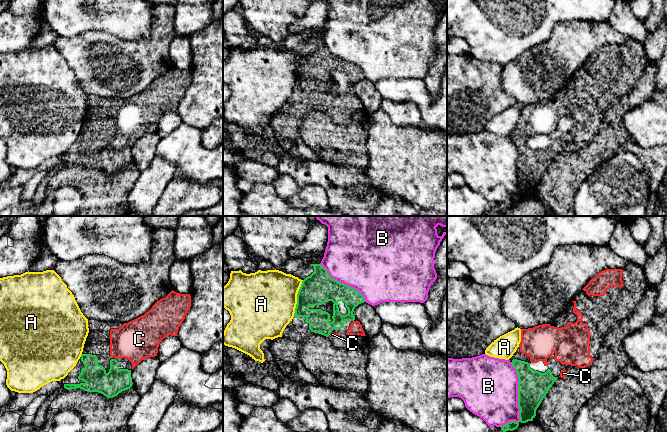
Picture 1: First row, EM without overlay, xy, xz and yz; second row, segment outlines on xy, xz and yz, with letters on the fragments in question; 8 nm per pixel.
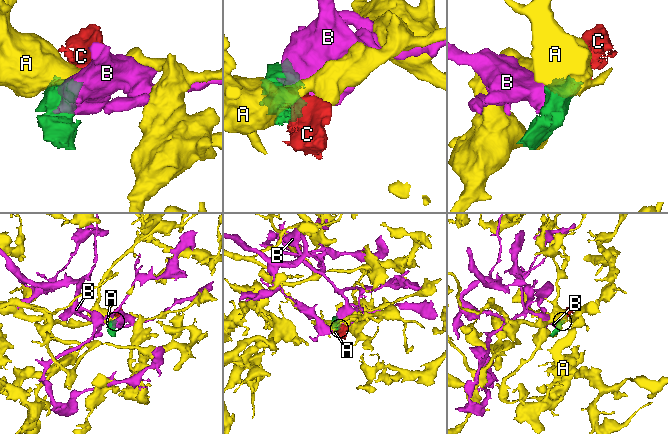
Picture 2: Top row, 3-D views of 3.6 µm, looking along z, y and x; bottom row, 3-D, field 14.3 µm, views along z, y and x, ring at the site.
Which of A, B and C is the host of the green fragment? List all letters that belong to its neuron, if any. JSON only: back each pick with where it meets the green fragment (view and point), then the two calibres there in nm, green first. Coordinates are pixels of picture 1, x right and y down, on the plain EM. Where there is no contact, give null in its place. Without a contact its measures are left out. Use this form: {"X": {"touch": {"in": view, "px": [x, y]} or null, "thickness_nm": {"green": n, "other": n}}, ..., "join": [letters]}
{"C": {"touch": {"in": "xz", "px": [330, 108]}, "thickness_nm": {"green": 170, "other": 50}}, "join": ["C"]}

